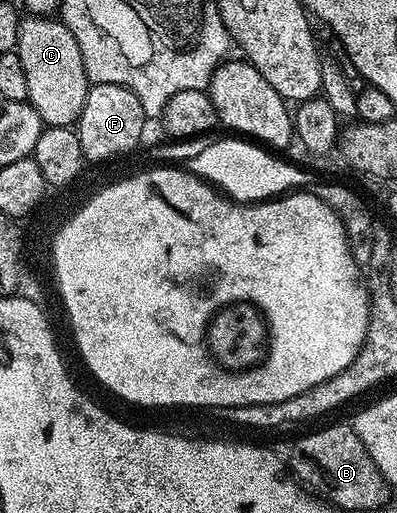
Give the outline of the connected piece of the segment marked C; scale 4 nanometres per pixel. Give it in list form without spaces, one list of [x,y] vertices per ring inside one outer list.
[[[53,16],[22,17],[16,52],[19,60],[23,60],[23,72],[27,72],[29,103],[39,112],[42,123],[73,126],[83,112],[91,83],[83,68],[79,44],[75,44],[75,36],[64,21]]]

